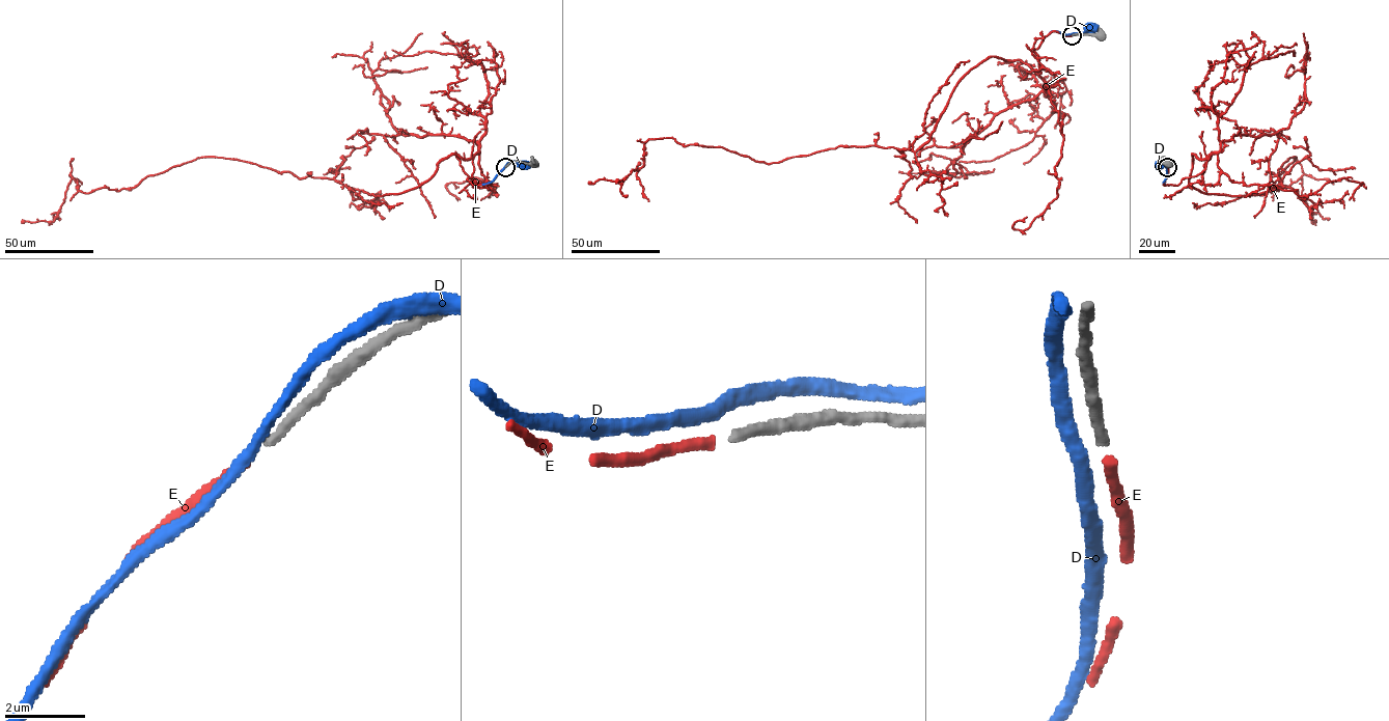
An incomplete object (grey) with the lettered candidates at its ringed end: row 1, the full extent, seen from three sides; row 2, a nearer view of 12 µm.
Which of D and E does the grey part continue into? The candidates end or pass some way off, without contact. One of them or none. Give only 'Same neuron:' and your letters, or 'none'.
Same neuron: E

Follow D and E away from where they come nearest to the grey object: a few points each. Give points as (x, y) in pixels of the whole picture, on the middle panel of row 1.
D: (1072, 34), (1088, 33), (1093, 27)
E: (1071, 35), (1034, 50), (1040, 77), (973, 66), (915, 151), (767, 164), (649, 139), (640, 168), (588, 183)

